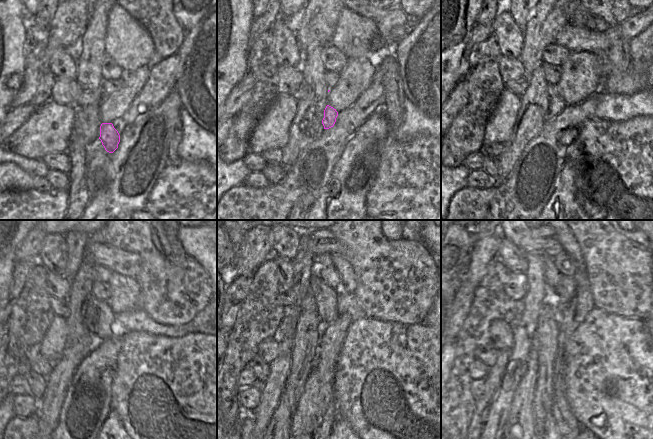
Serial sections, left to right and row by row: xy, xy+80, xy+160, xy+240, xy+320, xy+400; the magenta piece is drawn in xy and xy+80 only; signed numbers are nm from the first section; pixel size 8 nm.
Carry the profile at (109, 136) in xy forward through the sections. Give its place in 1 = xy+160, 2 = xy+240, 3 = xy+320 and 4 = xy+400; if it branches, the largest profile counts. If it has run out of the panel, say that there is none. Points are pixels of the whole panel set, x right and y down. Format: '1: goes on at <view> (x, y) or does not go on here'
1: goes on at xy+160 (553, 105)
2: goes on at xy+240 (102, 331)
3: goes on at xy+320 (326, 297)
4: goes on at xy+400 (552, 276)

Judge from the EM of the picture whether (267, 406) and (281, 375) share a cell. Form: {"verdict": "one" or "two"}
{"verdict": "one"}

